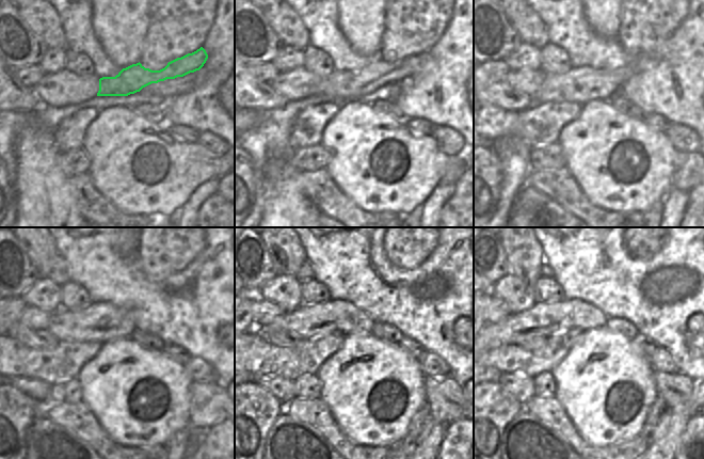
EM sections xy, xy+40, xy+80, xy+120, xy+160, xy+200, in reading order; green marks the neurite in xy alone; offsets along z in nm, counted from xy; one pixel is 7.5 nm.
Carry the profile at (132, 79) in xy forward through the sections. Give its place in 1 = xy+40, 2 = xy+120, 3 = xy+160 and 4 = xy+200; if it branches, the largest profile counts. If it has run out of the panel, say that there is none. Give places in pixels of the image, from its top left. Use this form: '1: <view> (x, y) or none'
1: xy+40 (339, 86)
2: xy+120 (101, 322)
3: xy+160 (315, 320)
4: xy+200 (547, 319)

